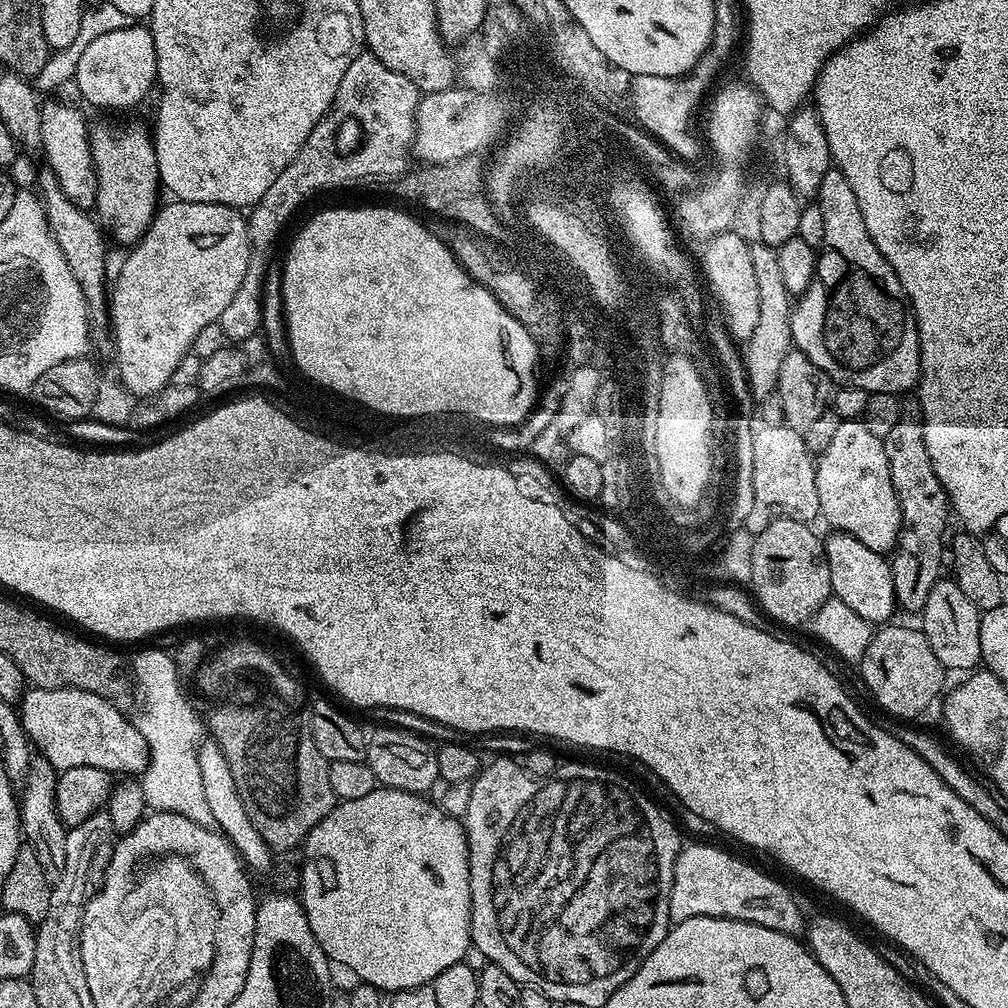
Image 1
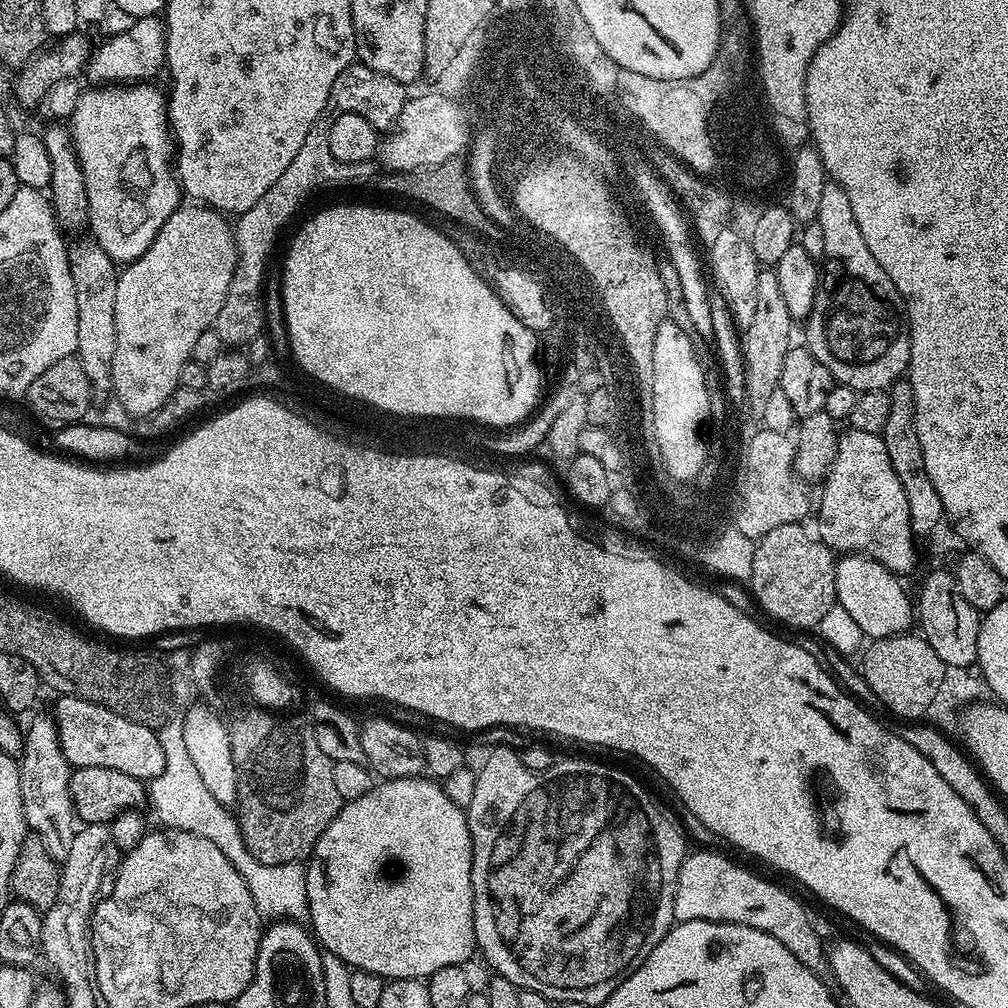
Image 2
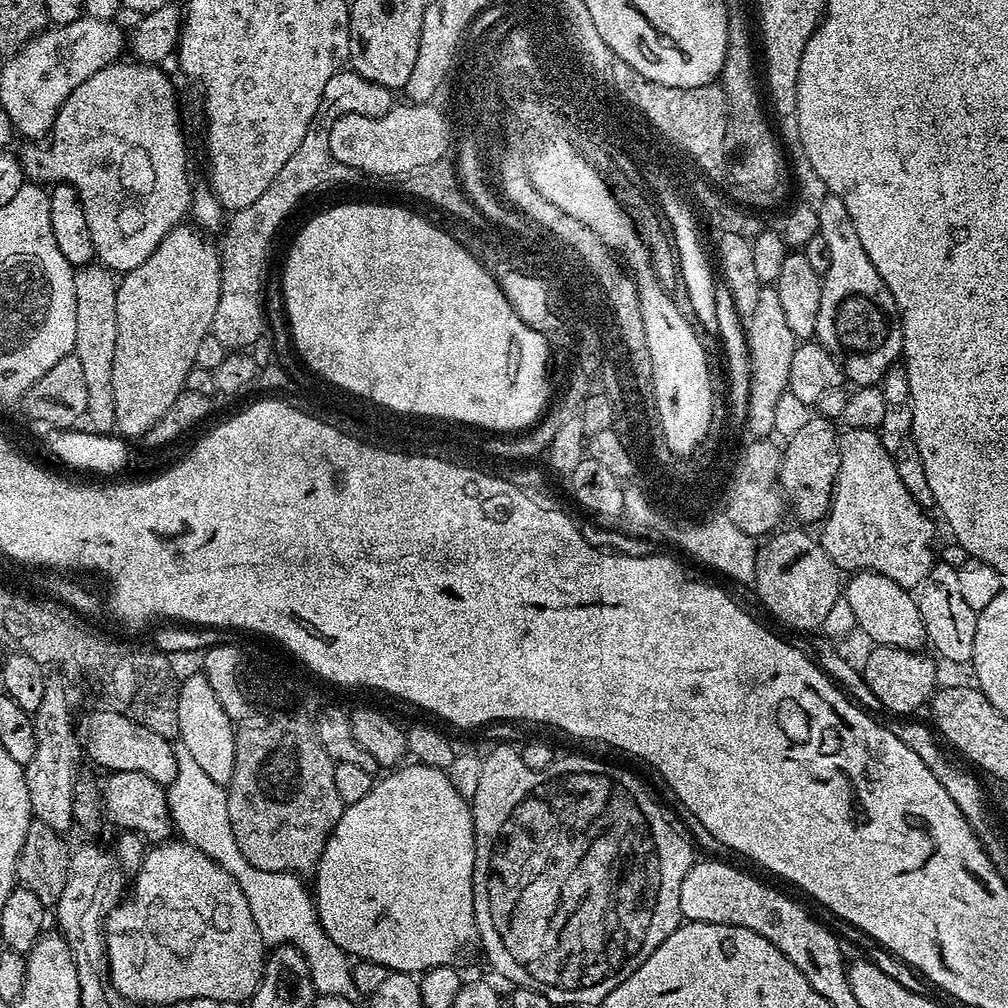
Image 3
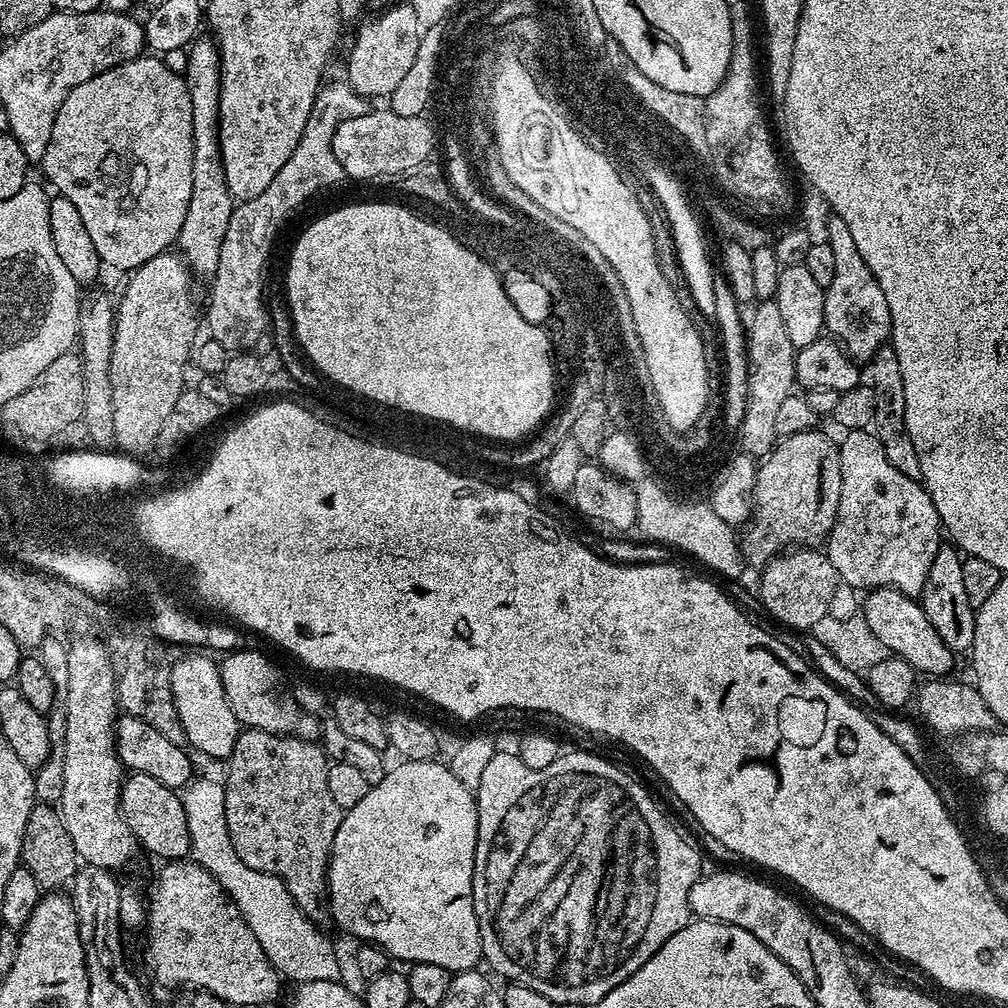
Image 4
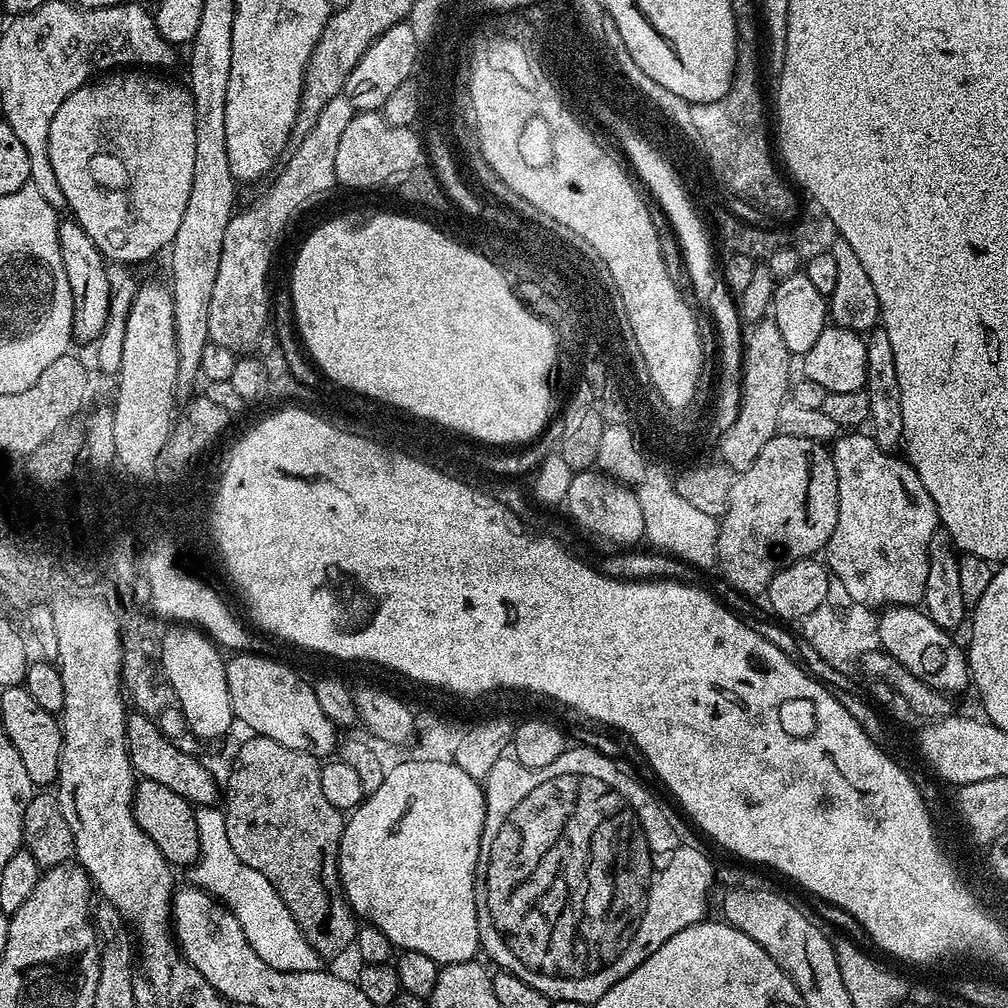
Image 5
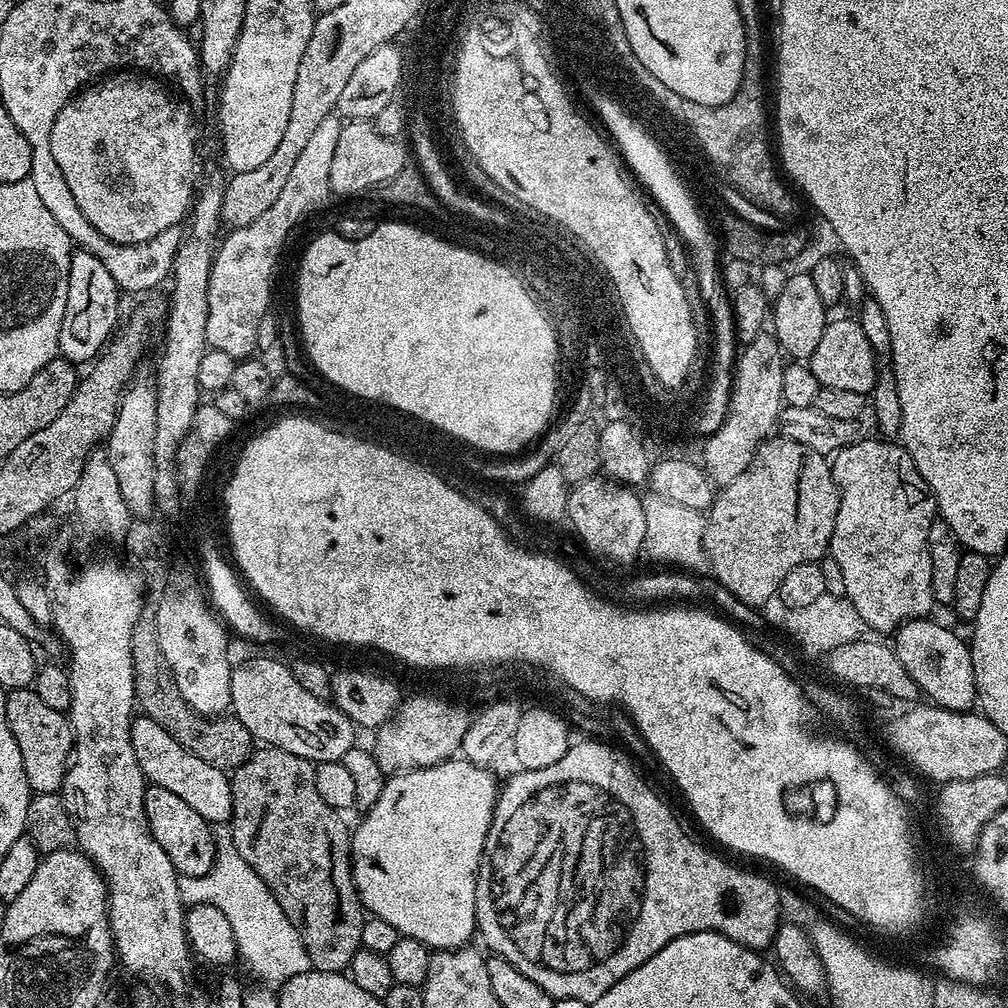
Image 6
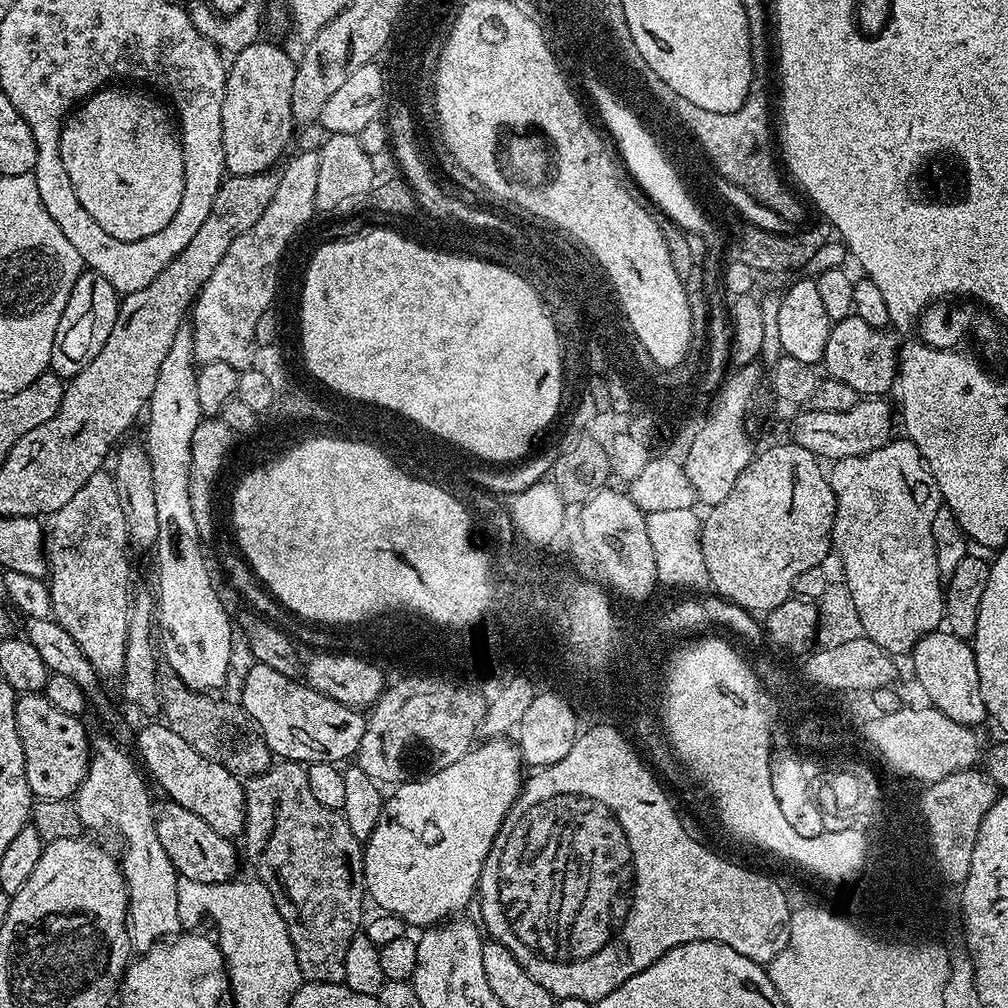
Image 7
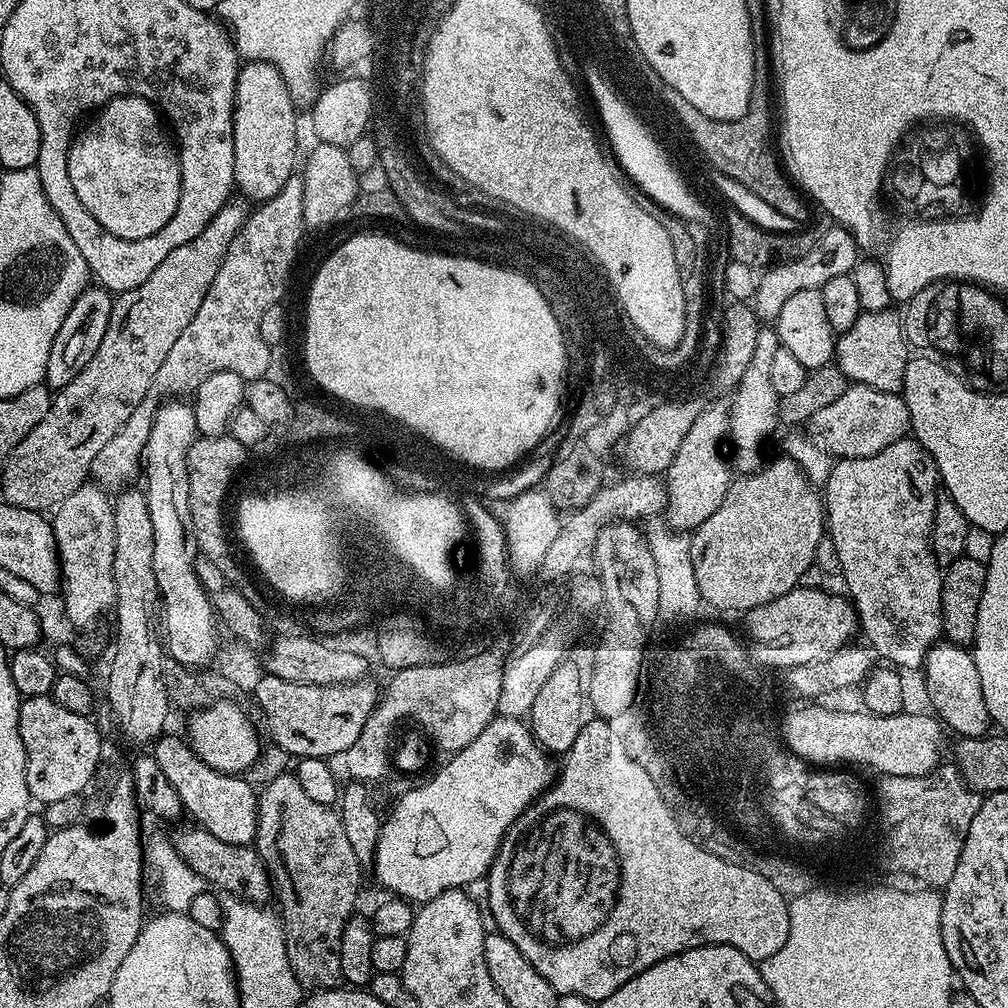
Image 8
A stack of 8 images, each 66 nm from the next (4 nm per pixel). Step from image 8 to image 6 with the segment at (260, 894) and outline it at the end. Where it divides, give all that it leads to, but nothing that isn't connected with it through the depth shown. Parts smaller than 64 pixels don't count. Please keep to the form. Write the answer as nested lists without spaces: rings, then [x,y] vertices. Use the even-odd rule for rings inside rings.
[[[157,784],[145,787],[144,813],[150,826],[150,834],[154,834],[154,842],[162,846],[166,858],[170,858],[174,870],[181,877],[204,876],[212,869],[216,861],[216,836],[213,829],[202,818],[202,814],[182,802],[178,794]]]

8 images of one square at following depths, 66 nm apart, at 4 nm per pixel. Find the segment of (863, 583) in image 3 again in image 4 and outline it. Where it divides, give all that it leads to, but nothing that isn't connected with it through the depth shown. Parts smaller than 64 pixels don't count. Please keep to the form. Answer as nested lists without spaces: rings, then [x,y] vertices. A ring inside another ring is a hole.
[[[874,588],[865,596],[868,597],[862,600],[862,618],[866,626],[874,630],[874,638],[878,638],[891,655],[899,656],[917,673],[928,678],[944,678],[951,673],[948,671],[952,668],[954,653],[942,638],[938,638],[938,630],[930,626],[930,618],[926,618],[919,602],[893,588]]]

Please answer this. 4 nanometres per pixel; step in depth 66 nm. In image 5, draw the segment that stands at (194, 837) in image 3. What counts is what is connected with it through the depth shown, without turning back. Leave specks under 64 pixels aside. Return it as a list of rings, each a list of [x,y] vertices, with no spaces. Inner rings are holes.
[[[216,806],[197,807],[196,821],[200,858],[189,881],[215,896],[232,911],[234,918],[238,918],[238,926],[242,926],[242,934],[246,934],[246,942],[254,946],[254,954],[258,954],[264,964],[283,972],[321,971],[322,957],[312,949],[298,922],[294,922],[294,914],[290,914],[278,890],[266,877],[258,874],[258,870],[246,866],[242,858],[234,854],[230,838],[226,838],[223,811]]]

